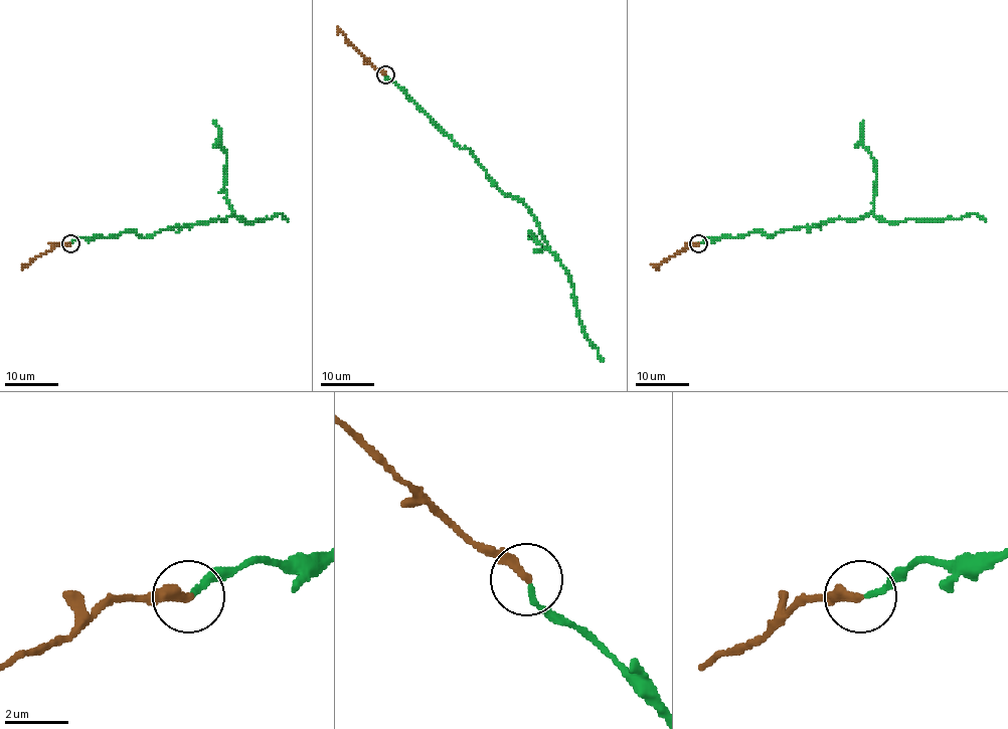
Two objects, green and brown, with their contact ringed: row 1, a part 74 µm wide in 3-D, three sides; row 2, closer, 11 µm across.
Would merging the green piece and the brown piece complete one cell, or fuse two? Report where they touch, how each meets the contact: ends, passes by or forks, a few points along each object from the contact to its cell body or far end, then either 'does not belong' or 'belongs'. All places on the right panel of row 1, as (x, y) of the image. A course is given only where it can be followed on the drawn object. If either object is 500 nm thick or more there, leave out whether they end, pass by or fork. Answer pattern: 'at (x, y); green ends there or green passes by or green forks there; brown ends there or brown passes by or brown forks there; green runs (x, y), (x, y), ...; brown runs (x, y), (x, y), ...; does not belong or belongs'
at (698, 243); green ends there; brown ends there; green runs (699, 243), (753, 231), (772, 236), (782, 230), (873, 214), (890, 223), (974, 214), (986, 221); brown runs (699, 243), (690, 243), (659, 263), (651, 264); belongs

